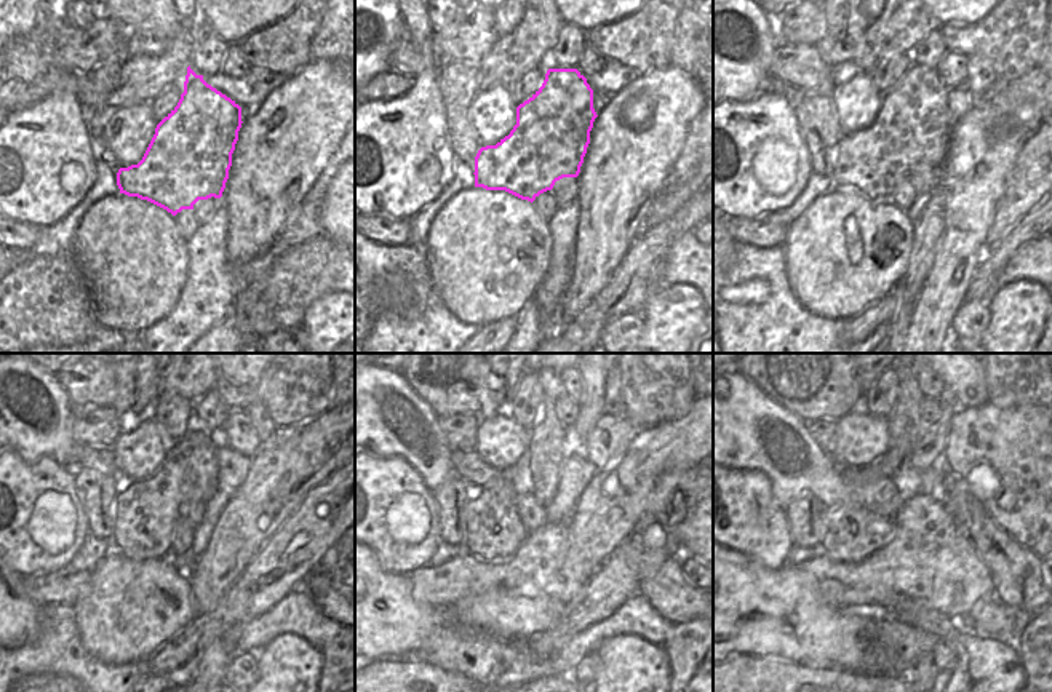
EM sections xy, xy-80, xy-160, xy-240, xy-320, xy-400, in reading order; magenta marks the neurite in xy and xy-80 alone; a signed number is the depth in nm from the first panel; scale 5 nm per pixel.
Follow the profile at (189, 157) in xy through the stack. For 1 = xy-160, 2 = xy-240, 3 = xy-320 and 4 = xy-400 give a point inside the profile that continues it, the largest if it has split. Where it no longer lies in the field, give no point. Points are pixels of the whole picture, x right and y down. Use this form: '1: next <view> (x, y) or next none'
1: next xy-160 (912, 127)
2: next xy-240 (144, 512)
3: next xy-320 (493, 531)
4: next xy-400 (851, 534)

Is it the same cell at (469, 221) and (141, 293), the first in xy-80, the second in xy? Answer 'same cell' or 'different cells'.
same cell

